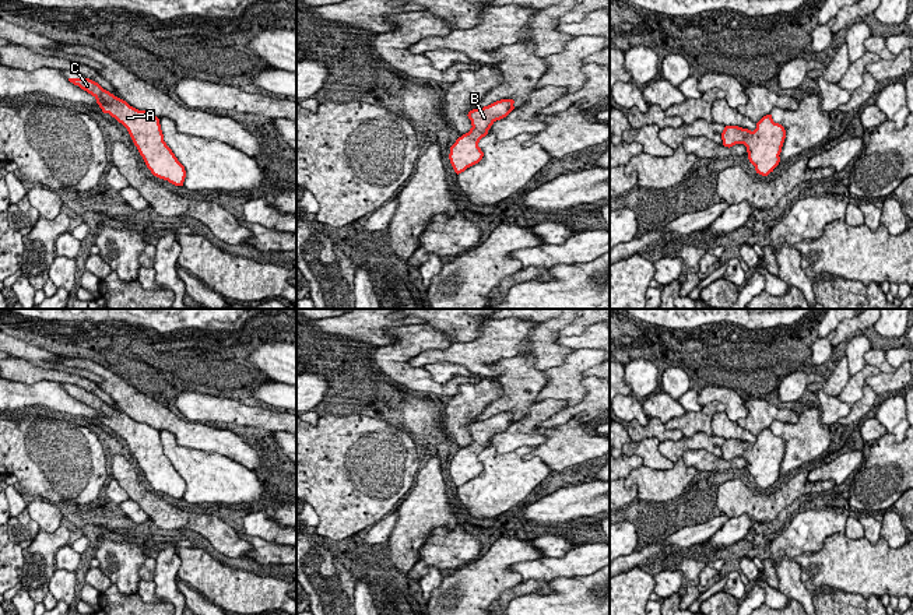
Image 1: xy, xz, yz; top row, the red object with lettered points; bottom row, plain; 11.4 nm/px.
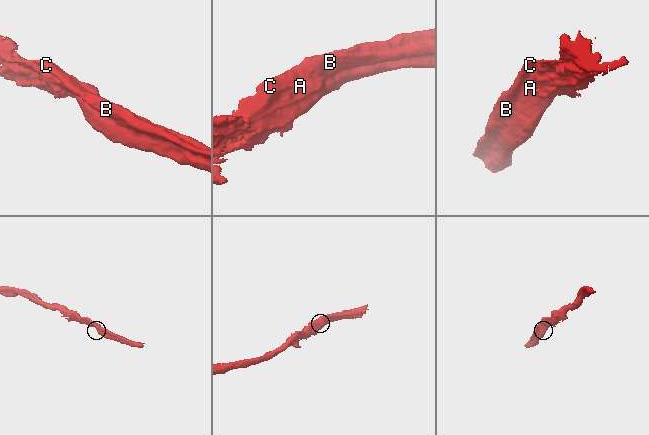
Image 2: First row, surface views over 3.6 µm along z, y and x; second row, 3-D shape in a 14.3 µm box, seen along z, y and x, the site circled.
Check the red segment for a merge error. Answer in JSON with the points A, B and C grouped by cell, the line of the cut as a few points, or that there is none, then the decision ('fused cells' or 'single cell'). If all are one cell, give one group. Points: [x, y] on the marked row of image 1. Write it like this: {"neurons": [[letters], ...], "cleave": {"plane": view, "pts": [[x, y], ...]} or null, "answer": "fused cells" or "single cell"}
{"neurons": [["A", "B", "C"]], "cleave": null, "answer": "single cell"}

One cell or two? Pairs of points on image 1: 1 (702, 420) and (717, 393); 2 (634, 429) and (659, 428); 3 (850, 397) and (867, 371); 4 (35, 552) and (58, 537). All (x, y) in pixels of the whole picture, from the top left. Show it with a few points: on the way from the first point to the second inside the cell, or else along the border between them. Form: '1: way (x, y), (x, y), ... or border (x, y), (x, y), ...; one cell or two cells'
1: border (702, 407), (710, 401), (720, 401), (726, 411); two cells
2: way (639, 429), (653, 429); one cell
3: way (853, 390), (860, 378); one cell
4: way (41, 551), (52, 541); one cell

